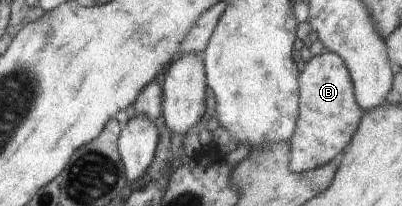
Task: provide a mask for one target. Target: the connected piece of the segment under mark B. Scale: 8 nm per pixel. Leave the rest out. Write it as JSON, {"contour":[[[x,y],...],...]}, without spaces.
{"contour":[[[324,52],[313,56],[304,70],[299,73],[299,110],[295,130],[291,140],[291,165],[295,172],[308,171],[328,162],[336,161],[351,143],[356,128],[361,122],[364,110],[358,105],[353,92],[350,72],[344,60],[334,52]]]}

